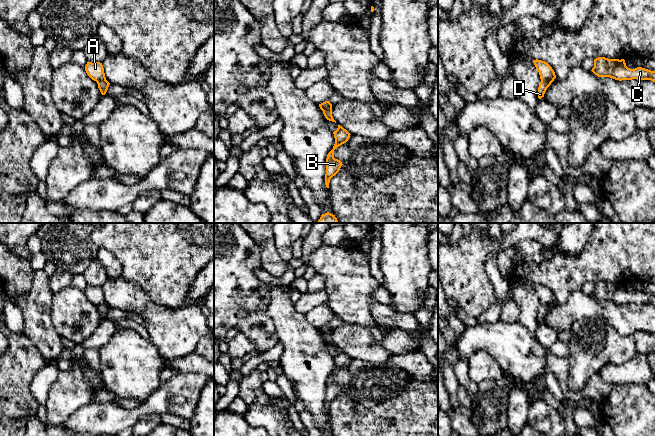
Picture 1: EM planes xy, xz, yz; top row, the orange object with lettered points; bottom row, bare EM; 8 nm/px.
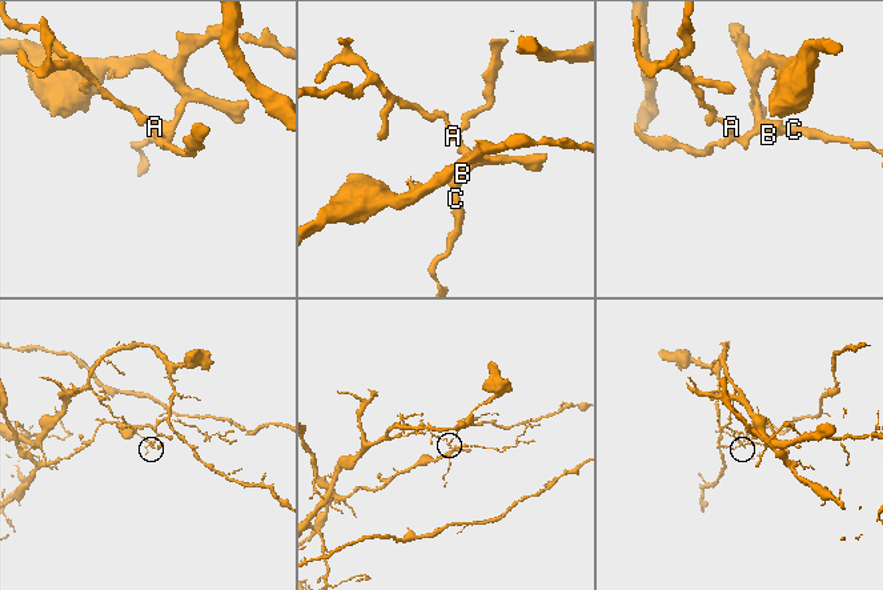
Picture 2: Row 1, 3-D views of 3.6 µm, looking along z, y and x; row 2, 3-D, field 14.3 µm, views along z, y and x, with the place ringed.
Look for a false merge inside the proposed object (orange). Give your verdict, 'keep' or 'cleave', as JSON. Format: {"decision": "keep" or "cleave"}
{"decision": "cleave"}

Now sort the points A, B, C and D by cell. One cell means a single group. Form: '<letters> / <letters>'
A / B C D

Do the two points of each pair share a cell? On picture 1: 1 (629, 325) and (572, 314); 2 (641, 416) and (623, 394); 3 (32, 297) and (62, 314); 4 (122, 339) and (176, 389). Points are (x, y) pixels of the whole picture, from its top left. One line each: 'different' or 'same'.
1: same
2: same
3: different
4: different

